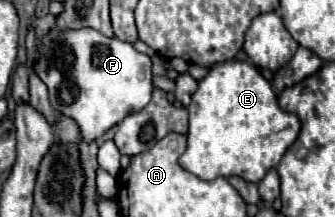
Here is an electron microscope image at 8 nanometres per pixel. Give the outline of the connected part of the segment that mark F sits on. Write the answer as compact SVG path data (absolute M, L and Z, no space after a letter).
M58 27L50 29L50 33L40 41L40 61L32 69L40 75L40 79L46 83L50 91L50 105L56 113L72 117L82 131L82 137L86 141L102 137L110 127L120 123L124 117L138 113L148 105L152 95L152 59L144 53L138 53L130 43L120 41L116 37L108 39L102 33L84 27L84 29L70 29L60 31Z

